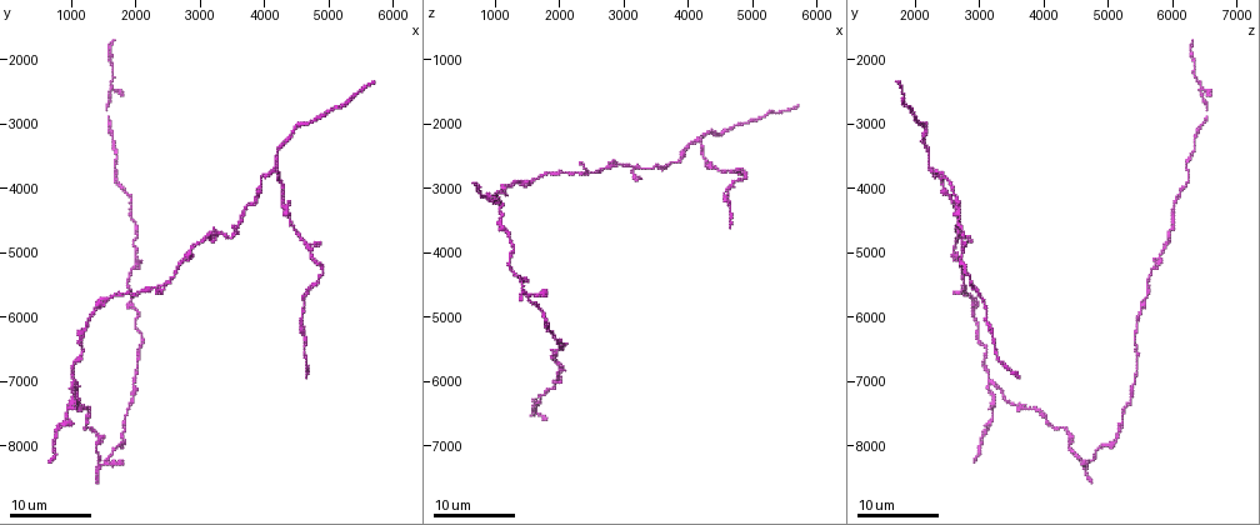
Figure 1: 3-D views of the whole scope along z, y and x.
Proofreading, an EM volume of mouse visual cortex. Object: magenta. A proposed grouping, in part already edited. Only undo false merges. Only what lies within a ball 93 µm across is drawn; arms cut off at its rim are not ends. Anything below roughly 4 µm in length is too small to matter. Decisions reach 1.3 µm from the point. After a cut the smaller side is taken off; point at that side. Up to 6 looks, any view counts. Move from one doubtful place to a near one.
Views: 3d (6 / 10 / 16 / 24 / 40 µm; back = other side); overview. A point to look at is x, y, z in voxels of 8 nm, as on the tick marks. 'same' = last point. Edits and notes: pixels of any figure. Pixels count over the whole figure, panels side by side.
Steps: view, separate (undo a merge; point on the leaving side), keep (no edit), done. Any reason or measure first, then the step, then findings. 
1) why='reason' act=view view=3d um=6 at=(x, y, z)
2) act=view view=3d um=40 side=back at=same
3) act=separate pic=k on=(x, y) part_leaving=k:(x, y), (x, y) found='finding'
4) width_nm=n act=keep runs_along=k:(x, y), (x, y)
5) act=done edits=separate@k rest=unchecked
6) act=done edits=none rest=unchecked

act=view view=3d um=16 at=(1350, 7750, 4350)

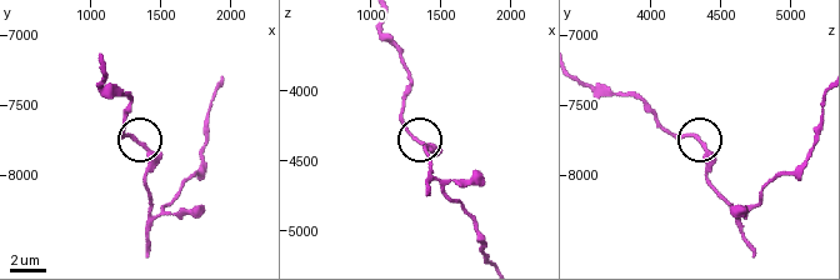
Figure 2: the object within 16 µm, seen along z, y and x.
act=view view=3d um=10 at=(1320, 7740, 4360)

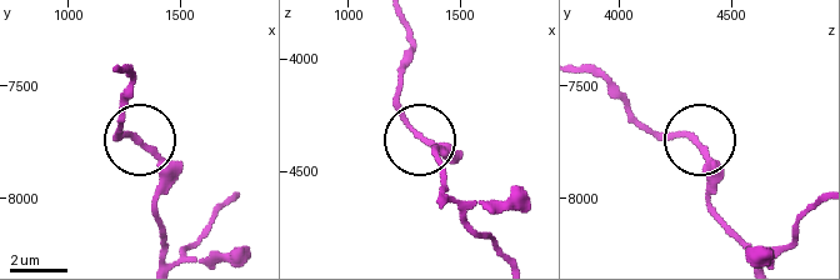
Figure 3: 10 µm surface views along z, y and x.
act=keep runs_along=3:(116, 70), (133, 91), (119, 134), (156, 163), (159, 218) found='continuous, no second cell'

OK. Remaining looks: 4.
why='sudden change in width' act=view view=3d um=24 at=(1150, 7400, 3700)

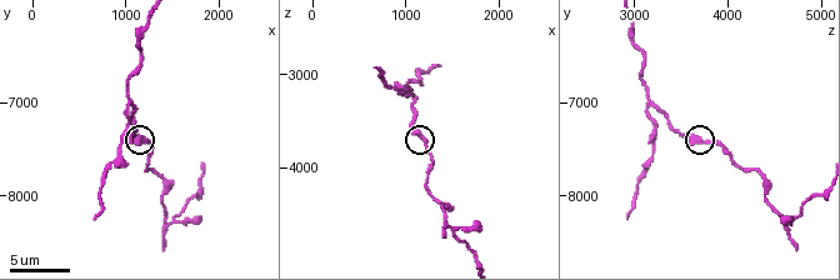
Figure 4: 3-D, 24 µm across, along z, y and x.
act=view view=3d um=10 at=(1200, 7400, 3700)

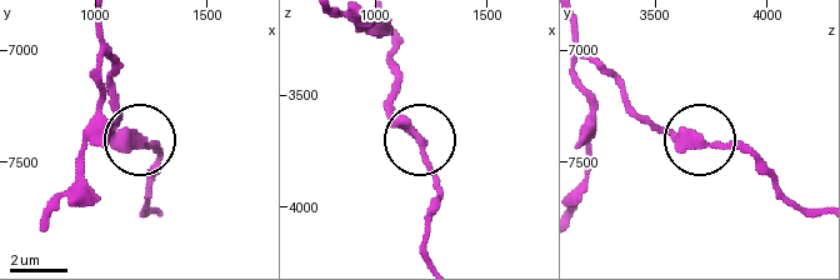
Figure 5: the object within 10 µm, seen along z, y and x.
act=keep runs_along=5:(396, 64), (396, 100), (440, 198) found='all the same cell'

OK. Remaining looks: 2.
why='a fork' act=view view=3d um=10 at=(1000, 7050, 3150)

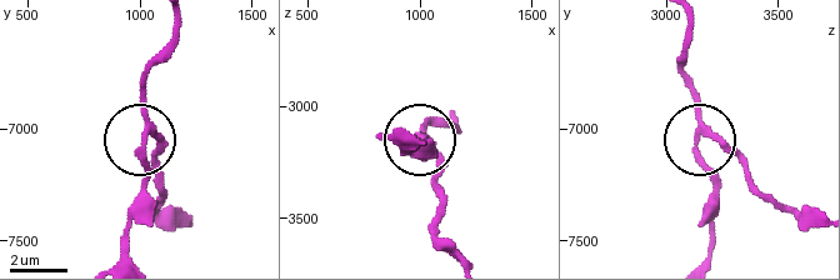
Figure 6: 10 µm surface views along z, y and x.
act=view view=3d um=6 at=(1020, 7010, 3150)

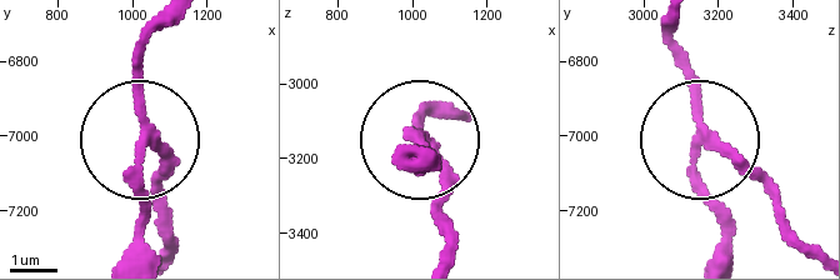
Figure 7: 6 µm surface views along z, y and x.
arms=3 act=keep runs_along=7:(169, 208), (149, 148), (145, 248) found='all the same cell'

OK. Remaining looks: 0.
act=done edits=none rest=unchecked

